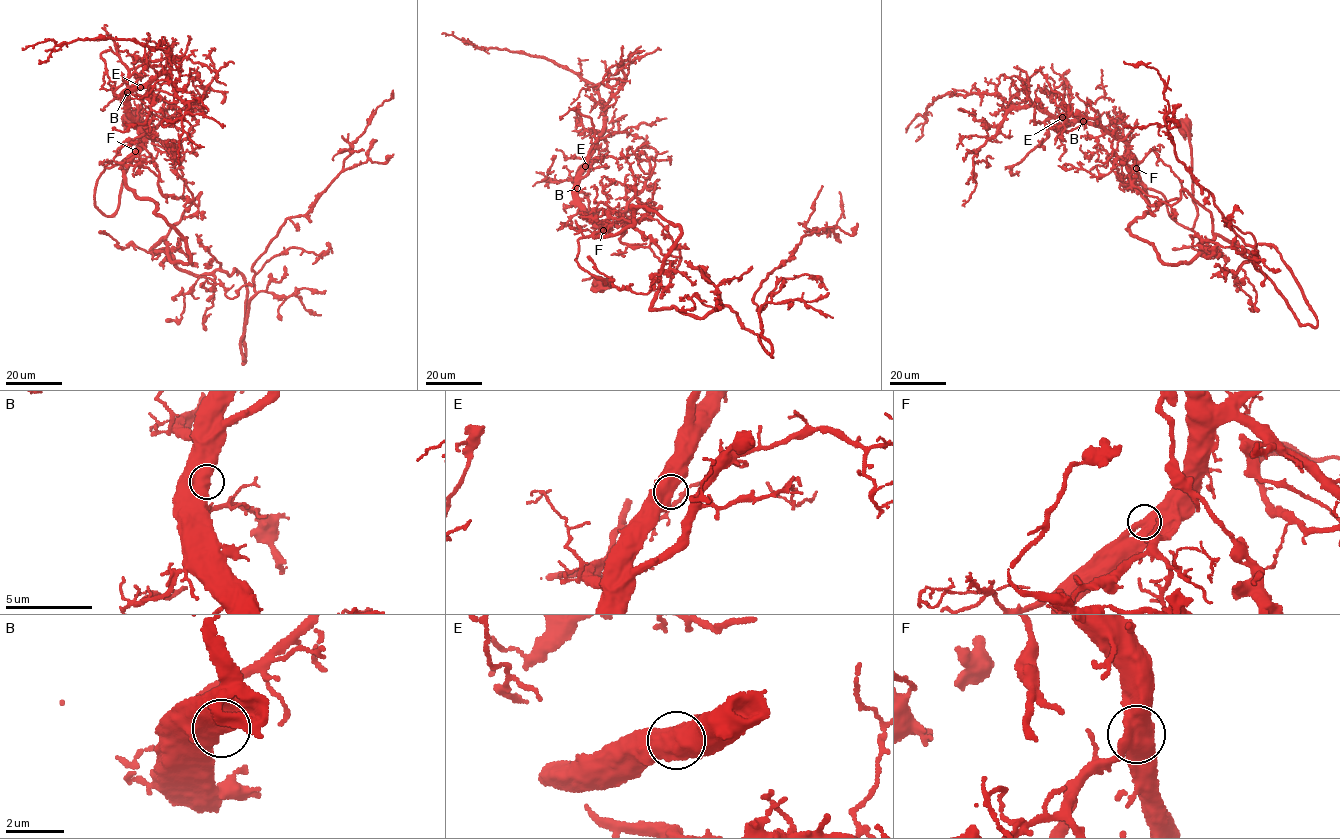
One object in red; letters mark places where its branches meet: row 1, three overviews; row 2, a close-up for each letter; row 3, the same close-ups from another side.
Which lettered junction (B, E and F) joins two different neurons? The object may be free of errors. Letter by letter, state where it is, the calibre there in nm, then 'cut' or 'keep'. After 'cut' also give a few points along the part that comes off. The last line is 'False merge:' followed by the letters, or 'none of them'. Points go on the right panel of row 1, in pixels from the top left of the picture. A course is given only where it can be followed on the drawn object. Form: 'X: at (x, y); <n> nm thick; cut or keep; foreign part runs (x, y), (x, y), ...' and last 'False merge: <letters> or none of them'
B: at (1083, 121); 850 nm thick; keep
E: at (1062, 117); 850 nm thick; keep
F: at (1136, 168); 900 nm thick; keep
False merge: none of them

